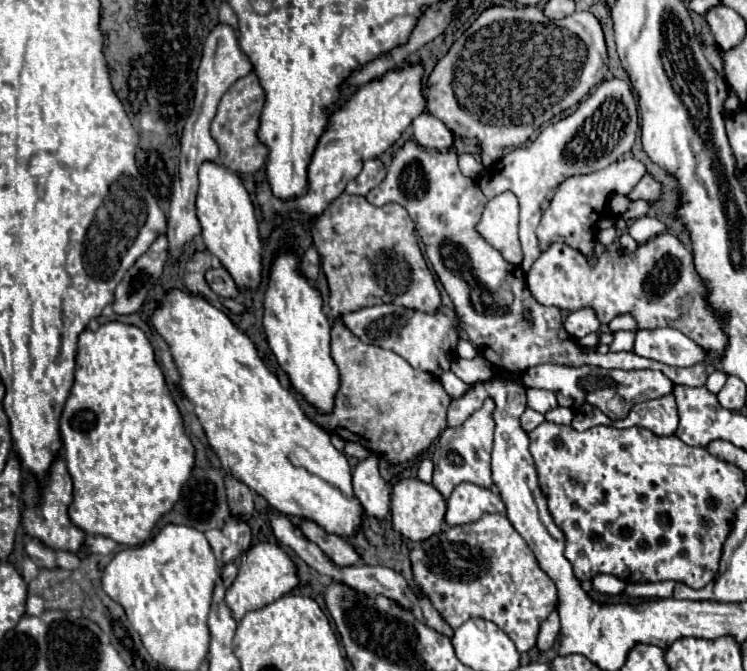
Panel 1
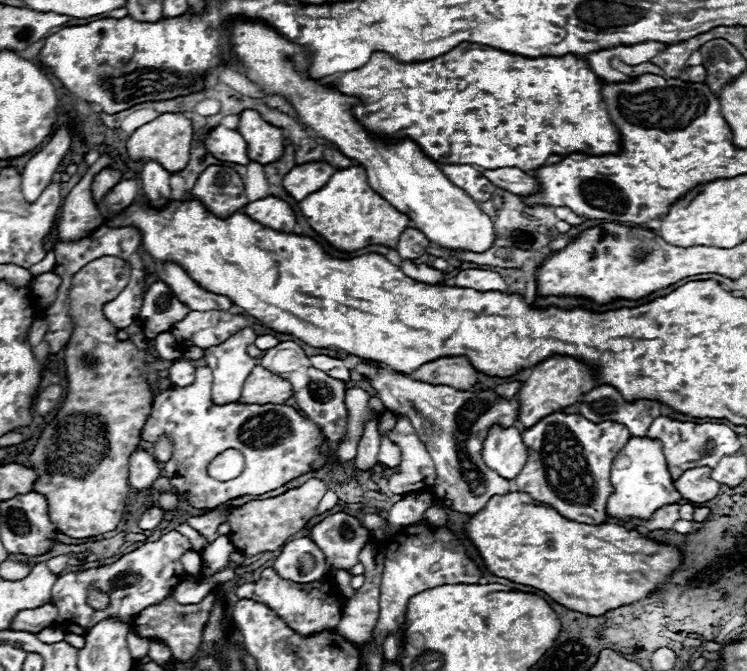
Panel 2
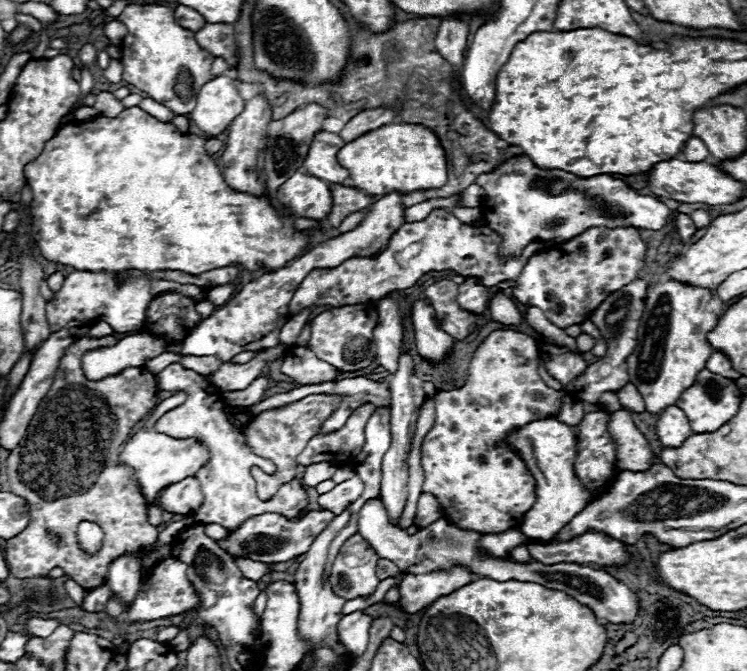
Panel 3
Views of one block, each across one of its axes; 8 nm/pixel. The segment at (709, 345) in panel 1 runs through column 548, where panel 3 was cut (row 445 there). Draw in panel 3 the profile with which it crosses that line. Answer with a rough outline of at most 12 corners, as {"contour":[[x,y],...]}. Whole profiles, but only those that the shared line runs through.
{"contour":[[312,394],[266,410],[246,430],[256,456],[278,472],[258,482],[272,498],[296,478],[296,456],[336,410],[338,396]]}

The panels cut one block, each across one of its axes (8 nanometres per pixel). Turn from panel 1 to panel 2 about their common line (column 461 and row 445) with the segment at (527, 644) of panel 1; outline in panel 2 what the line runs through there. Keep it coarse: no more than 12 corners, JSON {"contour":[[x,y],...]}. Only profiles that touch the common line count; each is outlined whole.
{"contour":[[554,412],[524,430],[520,492],[608,520],[618,422]]}

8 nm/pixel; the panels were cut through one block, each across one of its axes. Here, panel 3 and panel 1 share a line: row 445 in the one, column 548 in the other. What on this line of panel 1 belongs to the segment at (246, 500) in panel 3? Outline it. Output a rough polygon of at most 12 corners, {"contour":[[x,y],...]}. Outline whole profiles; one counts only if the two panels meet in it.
{"contour":[[620,158],[566,178],[536,230],[540,248],[566,242],[586,258],[614,192],[646,174]]}

